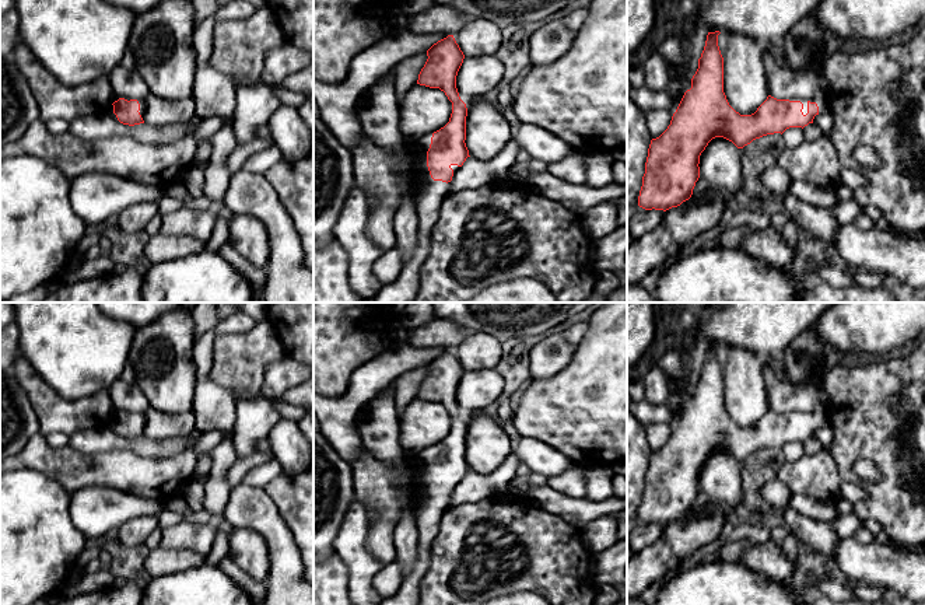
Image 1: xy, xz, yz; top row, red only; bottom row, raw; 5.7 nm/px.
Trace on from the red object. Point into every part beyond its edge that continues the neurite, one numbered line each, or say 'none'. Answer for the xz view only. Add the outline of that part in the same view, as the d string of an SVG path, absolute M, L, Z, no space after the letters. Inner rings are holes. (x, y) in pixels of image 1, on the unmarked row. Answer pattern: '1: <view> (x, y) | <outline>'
1: xz (428, 517) | M432 447L425 448L418 457L418 471L427 489L427 500L417 511L418 528L418 556L409 576L404 577L400 590L390 598L386 598L381 605L418 605L420 601L420 580L423 578L431 548L439 534L441 518L448 508L451 496L434 494L427 480L427 465L431 458Z

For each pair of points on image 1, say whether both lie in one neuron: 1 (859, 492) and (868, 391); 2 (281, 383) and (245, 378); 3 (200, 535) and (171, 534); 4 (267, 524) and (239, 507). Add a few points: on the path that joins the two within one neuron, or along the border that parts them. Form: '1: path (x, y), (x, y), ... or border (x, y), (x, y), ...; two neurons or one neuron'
1: border (843, 479), (858, 482), (868, 496); two neurons
2: border (284, 356), (266, 367), (260, 394); two neurons
3: path (193, 535), (178, 535); one neuron
4: path (260, 517), (251, 507), (246, 507); one neuron

